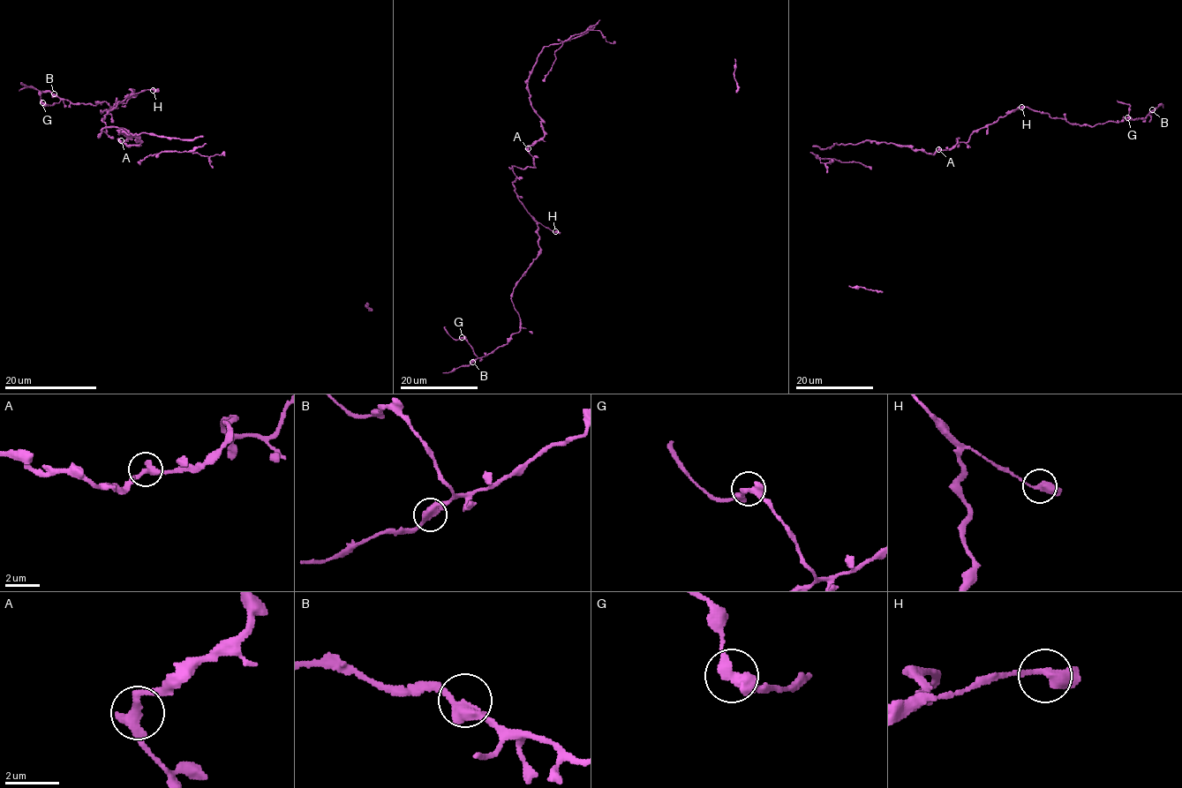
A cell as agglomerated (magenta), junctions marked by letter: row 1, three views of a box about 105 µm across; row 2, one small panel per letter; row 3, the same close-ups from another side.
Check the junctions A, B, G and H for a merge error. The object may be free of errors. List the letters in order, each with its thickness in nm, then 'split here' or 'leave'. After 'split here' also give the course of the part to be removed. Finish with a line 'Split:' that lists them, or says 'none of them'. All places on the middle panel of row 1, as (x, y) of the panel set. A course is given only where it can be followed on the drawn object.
A: 400 nm thick; leave
B: 400 nm thick; leave
G: 400 nm thick; split here; foreign part runs (463, 337), (456, 340), (444, 326)
H: 380 nm thick; leave
Split: G

